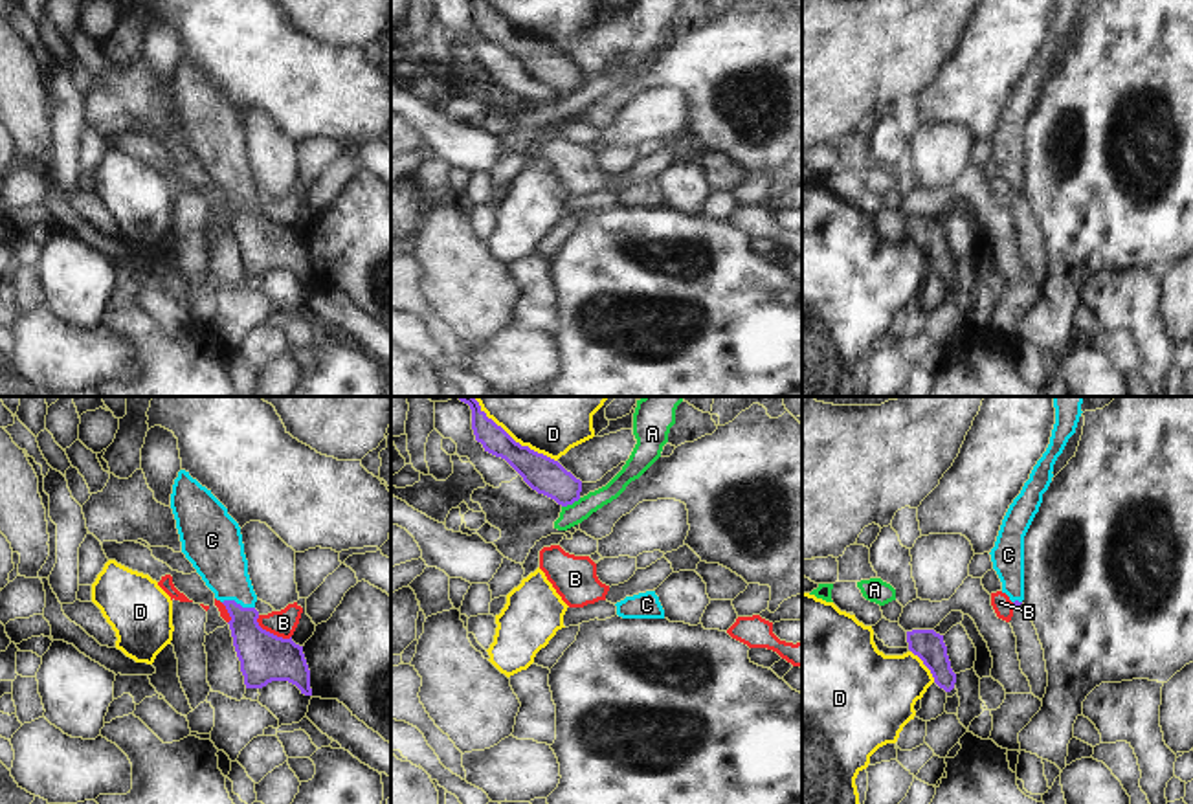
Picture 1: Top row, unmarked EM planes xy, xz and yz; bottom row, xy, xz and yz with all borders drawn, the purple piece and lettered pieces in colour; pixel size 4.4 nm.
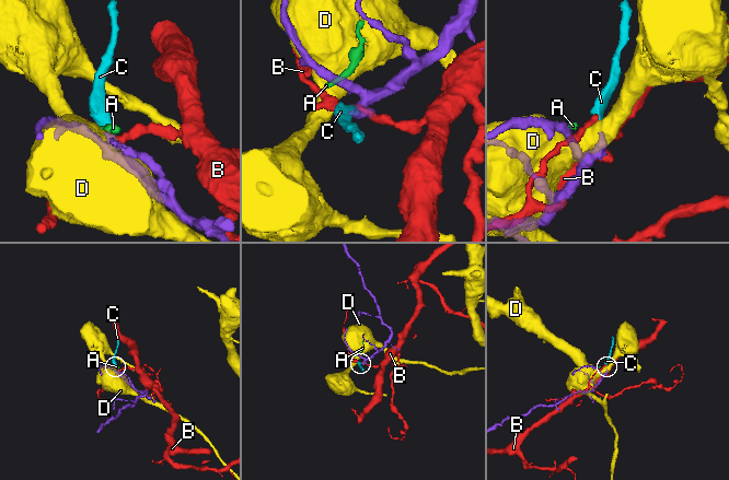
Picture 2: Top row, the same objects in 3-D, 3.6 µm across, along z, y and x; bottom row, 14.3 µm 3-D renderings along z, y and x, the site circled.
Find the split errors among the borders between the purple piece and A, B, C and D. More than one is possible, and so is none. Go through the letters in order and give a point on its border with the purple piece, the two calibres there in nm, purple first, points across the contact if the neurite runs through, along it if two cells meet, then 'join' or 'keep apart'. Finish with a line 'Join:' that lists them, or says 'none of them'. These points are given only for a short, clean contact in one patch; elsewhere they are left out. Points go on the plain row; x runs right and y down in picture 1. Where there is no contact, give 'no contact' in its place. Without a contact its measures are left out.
A: xz (571, 92) | 160/90 nm | along xz (580, 87), (562, 96) | keep apart
B: xy (268, 221) | 220/120 nm | along xy (257, 204), (257, 212), (263, 217), (276, 224), (290, 226) | keep apart
C: xy (239, 193) | 220/240 nm | across xy (263, 245), (245, 219), (239, 193), (217, 142) | join
D: xz (518, 32) | 160/200 nm | keep apart
Join: C

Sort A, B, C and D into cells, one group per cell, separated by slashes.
A / B / C / D

